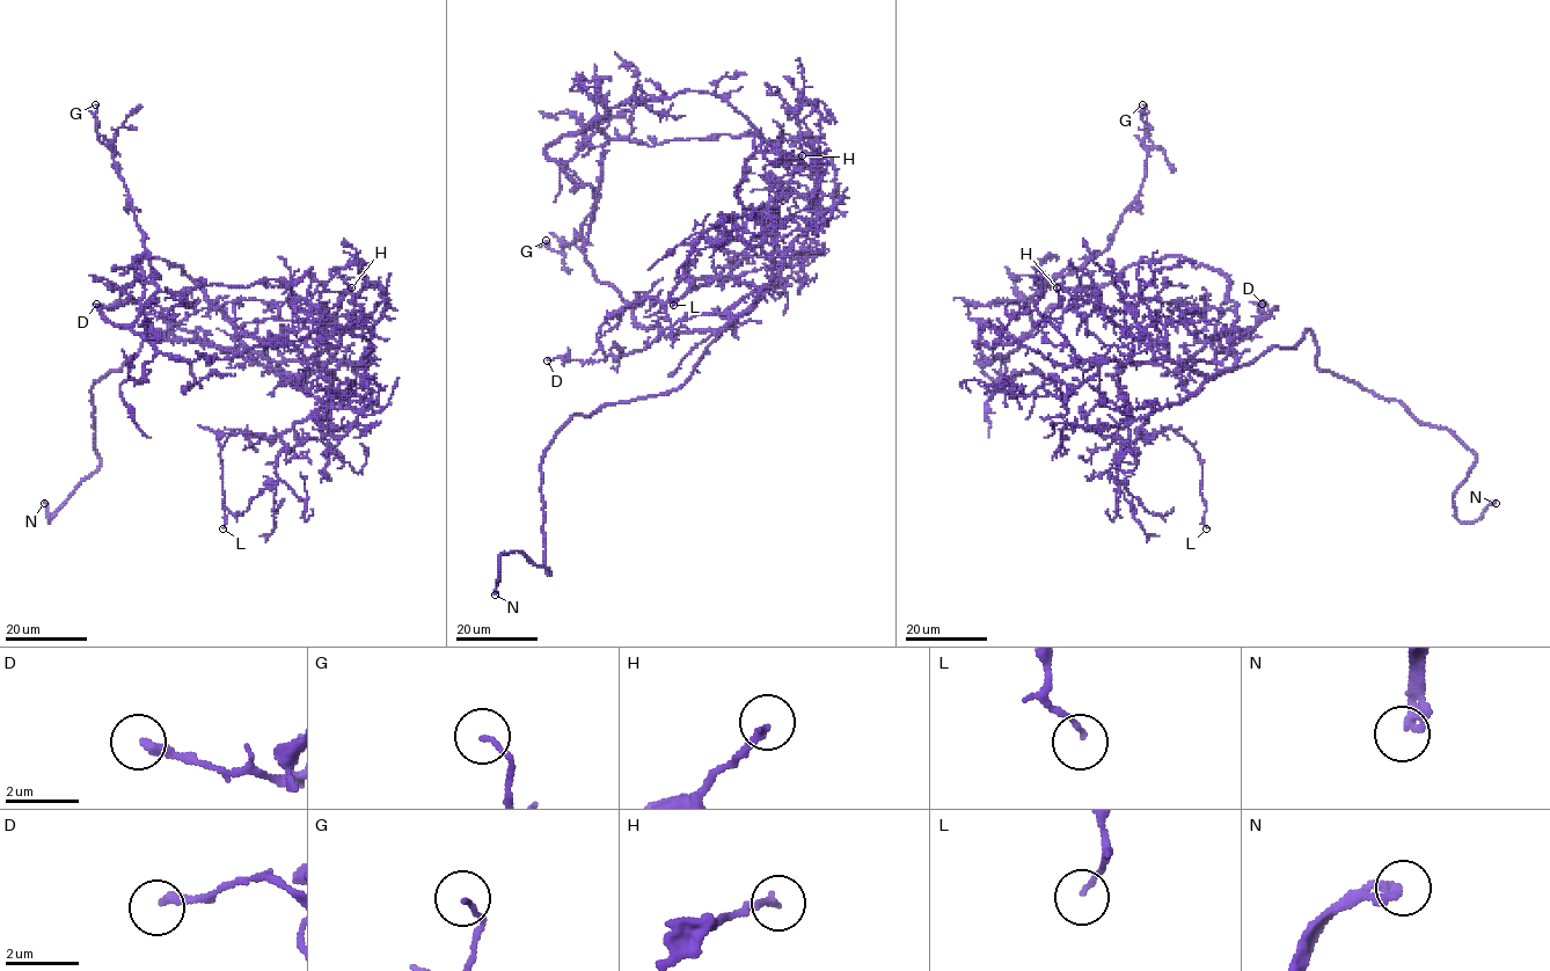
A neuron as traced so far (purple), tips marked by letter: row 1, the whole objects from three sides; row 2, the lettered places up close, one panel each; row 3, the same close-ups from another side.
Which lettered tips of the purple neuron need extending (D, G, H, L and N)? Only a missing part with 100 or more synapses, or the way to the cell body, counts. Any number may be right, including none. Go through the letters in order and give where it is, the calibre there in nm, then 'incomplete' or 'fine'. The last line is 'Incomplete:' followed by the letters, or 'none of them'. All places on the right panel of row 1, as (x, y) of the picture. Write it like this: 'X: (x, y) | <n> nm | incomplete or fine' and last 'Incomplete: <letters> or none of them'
D: (1262, 304) | 240 nm | fine
G: (1142, 104) | 110 nm | fine
H: (1057, 287) | 190 nm | fine
L: (1206, 528) | 110 nm | fine
N: (1496, 503) | 280 nm | incomplete
Incomplete: N

